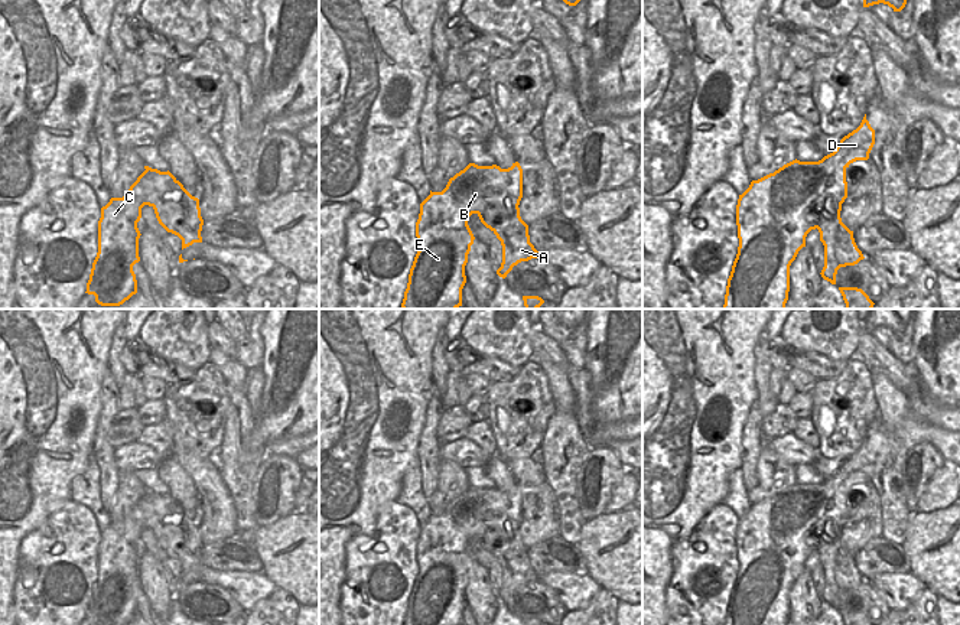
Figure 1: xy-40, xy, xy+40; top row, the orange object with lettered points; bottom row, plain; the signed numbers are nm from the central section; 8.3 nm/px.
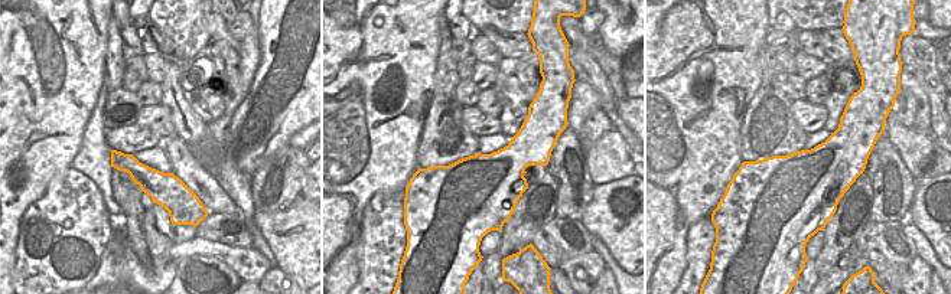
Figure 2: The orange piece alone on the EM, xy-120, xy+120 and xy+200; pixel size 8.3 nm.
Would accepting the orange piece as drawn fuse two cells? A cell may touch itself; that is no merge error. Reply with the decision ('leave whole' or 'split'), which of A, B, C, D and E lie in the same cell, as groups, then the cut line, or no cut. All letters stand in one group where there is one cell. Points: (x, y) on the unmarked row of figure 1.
split; groups A / B C D E; cut xy+40 (840, 526), (829, 521), (822, 534), (830, 539), (816, 550)

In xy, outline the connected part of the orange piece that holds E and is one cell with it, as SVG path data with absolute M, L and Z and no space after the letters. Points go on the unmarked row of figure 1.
M518 485L508 492L469 486L449 502L442 515L430 514L420 527L416 546L419 574L410 592L403 625L462 625L462 612L466 606L465 589L475 563L468 543L472 537L479 537L488 520L497 520L499 515L523 521L523 492Z

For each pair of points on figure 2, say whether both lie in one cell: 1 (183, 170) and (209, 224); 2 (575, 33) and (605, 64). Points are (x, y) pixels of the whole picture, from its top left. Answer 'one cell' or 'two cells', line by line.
1: two cells
2: one cell

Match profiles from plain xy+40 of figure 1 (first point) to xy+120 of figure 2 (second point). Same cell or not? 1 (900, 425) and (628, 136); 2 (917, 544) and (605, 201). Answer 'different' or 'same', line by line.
1: different
2: same

